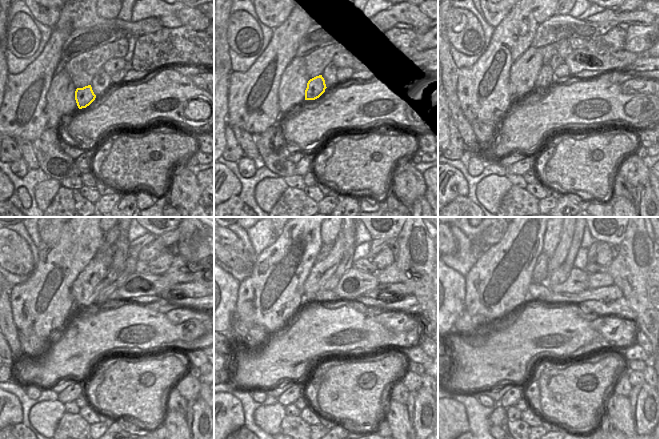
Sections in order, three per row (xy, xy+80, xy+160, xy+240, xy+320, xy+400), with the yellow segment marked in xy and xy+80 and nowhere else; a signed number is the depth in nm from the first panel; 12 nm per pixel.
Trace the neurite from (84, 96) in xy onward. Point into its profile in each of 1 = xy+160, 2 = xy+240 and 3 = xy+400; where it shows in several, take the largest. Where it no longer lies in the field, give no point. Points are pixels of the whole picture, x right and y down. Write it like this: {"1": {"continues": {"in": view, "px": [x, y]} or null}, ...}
{"1": {"continues": {"in": "xy+160", "px": [546, 75]}}, "2": {"continues": {"in": "xy+240", "px": [102, 292]}}, "3": {"continues": {"in": "xy+400", "px": [558, 276]}}}

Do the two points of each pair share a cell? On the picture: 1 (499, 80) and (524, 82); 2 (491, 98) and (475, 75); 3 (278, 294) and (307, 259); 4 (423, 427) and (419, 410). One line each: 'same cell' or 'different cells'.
1: different cells
2: same cell
3: same cell
4: same cell

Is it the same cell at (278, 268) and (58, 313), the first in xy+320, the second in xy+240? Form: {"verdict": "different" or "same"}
{"verdict": "same"}

